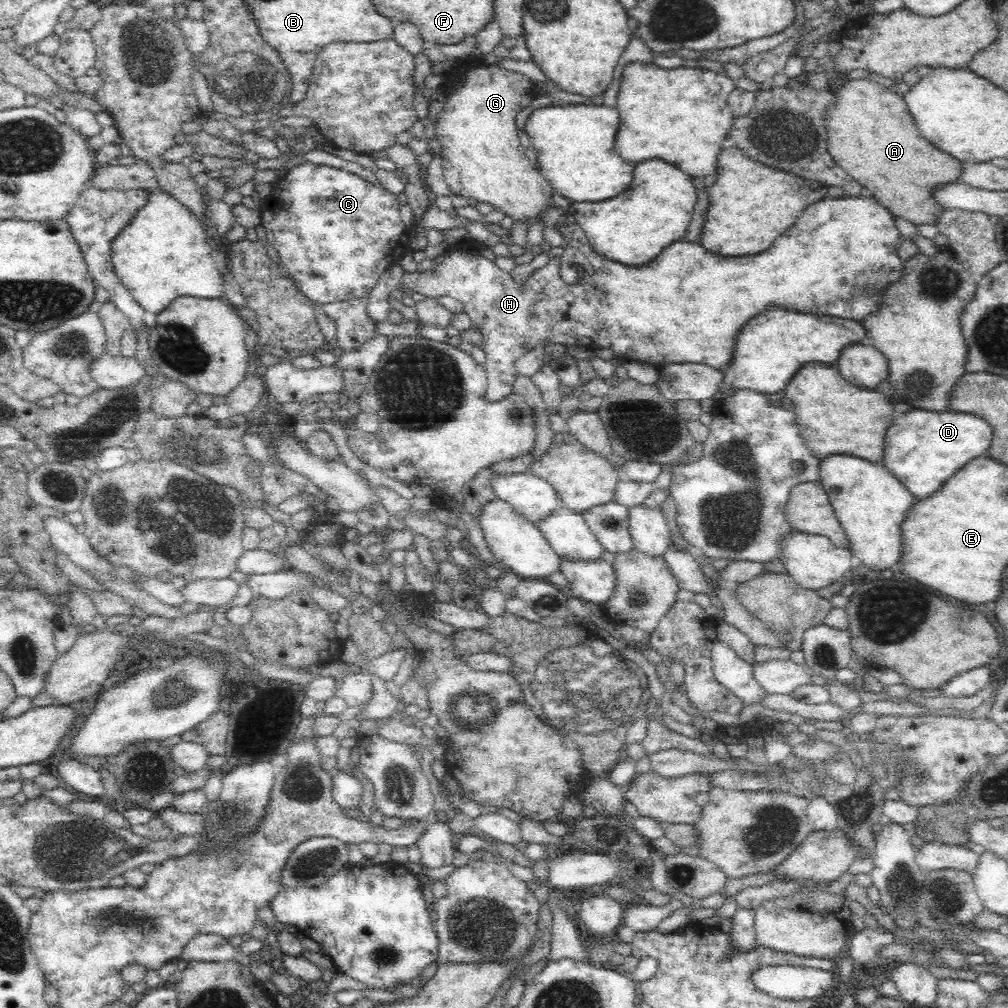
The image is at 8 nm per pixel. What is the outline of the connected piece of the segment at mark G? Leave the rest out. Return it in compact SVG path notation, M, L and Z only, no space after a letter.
M474 63L468 68L458 68L464 76L466 86L458 91L458 96L445 99L443 110L435 124L435 138L440 142L440 157L443 164L443 173L449 188L455 195L474 199L476 202L490 204L494 209L500 210L505 217L514 222L520 222L528 229L534 222L544 222L549 216L552 204L552 194L555 191L552 185L539 172L537 165L529 164L526 150L518 140L516 129L516 114L538 93L536 86L530 79L518 72L508 72L494 64Z

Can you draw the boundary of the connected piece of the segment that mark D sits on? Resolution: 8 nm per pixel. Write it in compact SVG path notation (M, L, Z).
M911 408L905 413L896 413L886 433L883 466L917 498L930 498L941 490L947 480L956 475L970 460L985 456L992 444L994 431L992 427L978 416L950 410L950 412L930 412Z

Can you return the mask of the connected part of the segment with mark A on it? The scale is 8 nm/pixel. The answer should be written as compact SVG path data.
M868 78L853 79L842 88L833 90L836 104L828 112L827 133L828 152L840 167L852 178L856 179L865 192L872 194L896 218L902 218L914 224L938 225L940 218L948 208L945 208L935 196L941 187L954 184L961 180L964 166L962 161L948 154L932 141L920 134L914 115L908 109L903 97L894 89L882 87L876 81Z

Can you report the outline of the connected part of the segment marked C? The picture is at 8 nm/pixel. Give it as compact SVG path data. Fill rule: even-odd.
M310 161L302 162L302 164L290 168L284 176L280 176L280 178L277 178L272 183L271 194L272 202L264 202L264 206L262 206L260 230L263 236L266 237L264 239L274 246L274 250L278 254L278 260L280 260L281 270L287 278L290 278L295 289L312 304L334 304L344 300L368 297L368 294L374 290L375 286L379 283L380 276L387 271L390 264L400 260L410 251L410 230L406 228L406 224L402 221L401 205L398 202L397 196L386 191L382 185L372 184L372 182L368 182L368 180L364 180L364 178L352 172L324 164L314 164Z

